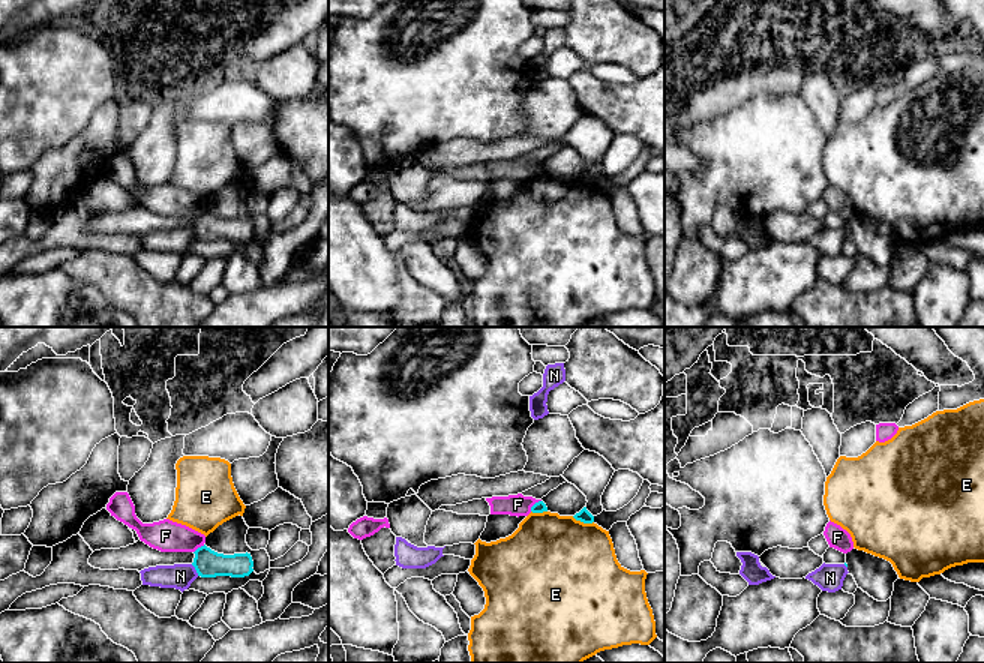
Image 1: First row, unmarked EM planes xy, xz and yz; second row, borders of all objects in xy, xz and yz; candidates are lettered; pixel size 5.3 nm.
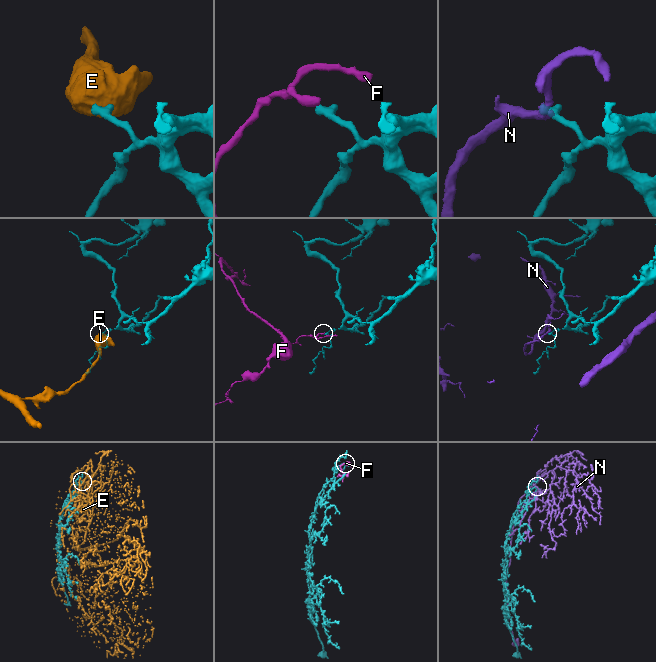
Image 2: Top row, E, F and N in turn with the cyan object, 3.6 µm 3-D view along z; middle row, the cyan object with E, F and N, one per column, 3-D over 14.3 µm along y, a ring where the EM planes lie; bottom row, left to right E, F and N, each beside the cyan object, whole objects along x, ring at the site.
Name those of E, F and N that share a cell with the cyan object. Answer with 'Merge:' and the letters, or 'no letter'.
Merge: no letter

